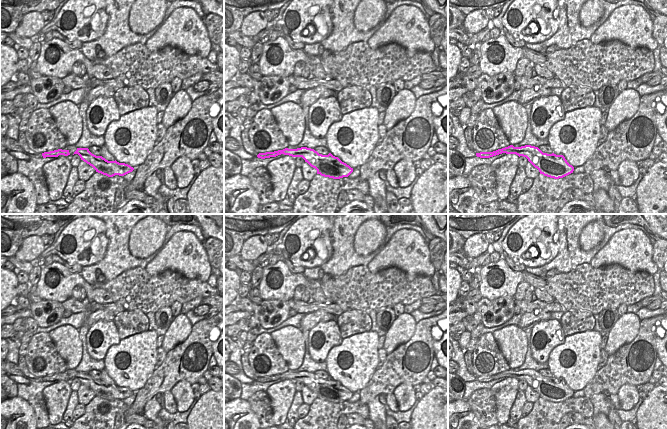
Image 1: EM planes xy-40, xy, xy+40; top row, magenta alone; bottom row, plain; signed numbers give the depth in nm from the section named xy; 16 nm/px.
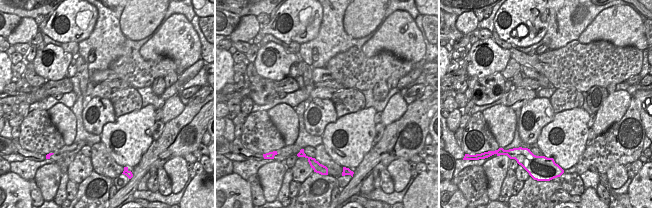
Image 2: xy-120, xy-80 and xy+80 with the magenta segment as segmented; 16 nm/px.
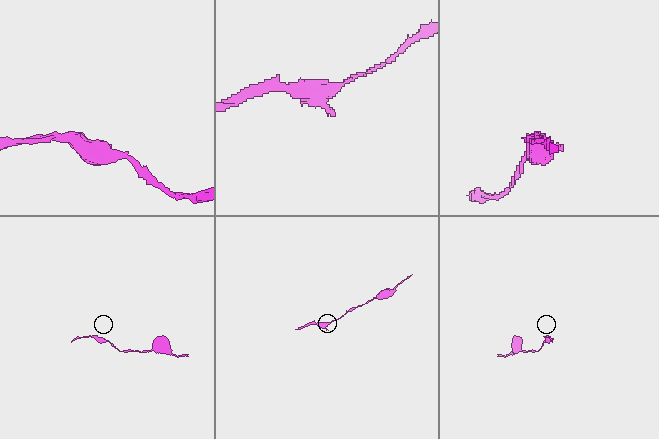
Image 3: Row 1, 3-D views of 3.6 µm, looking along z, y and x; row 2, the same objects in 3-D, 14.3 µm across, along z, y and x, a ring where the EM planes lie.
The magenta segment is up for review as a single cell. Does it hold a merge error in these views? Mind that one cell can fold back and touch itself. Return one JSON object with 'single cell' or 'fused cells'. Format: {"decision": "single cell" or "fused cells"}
{"decision": "single cell"}

